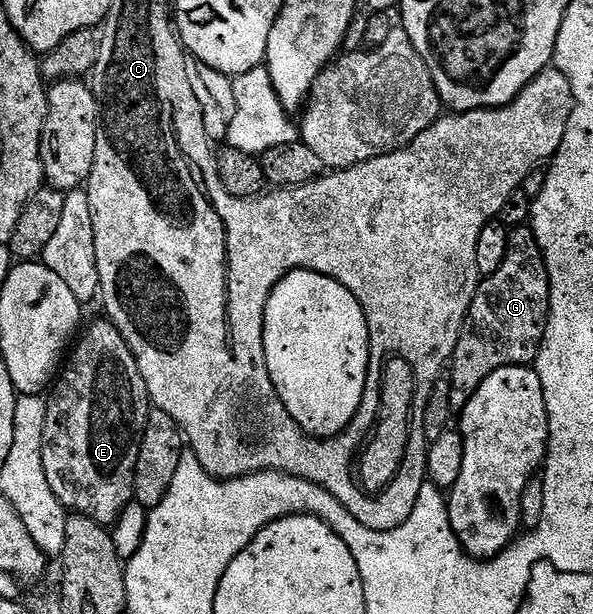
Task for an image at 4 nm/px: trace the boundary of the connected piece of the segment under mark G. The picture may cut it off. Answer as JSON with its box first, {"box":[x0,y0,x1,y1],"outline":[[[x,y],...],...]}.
{"box":[448,224,550,411],"outline":[[[523,224],[510,229],[504,263],[479,284],[466,316],[454,356],[448,366],[448,405],[461,411],[476,395],[480,383],[509,365],[533,366],[550,318],[550,272],[533,228]]]}

